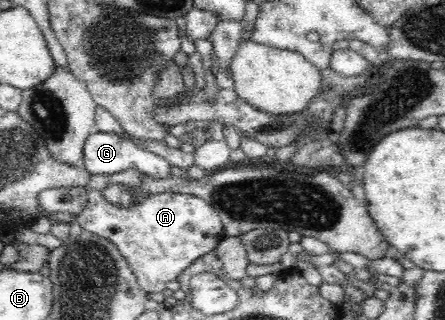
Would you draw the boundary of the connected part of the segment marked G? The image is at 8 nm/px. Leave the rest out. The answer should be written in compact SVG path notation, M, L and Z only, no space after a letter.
M93 131L83 146L83 168L93 176L105 174L117 174L119 172L134 169L155 179L167 179L171 175L171 165L162 156L149 152L145 148L141 148L129 139L123 139L117 133L104 133L102 131Z

